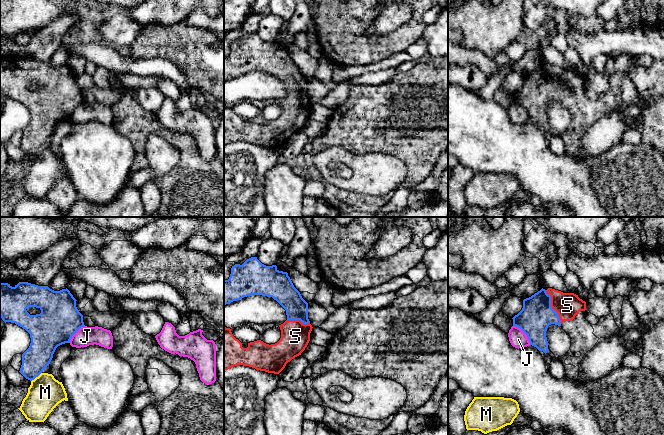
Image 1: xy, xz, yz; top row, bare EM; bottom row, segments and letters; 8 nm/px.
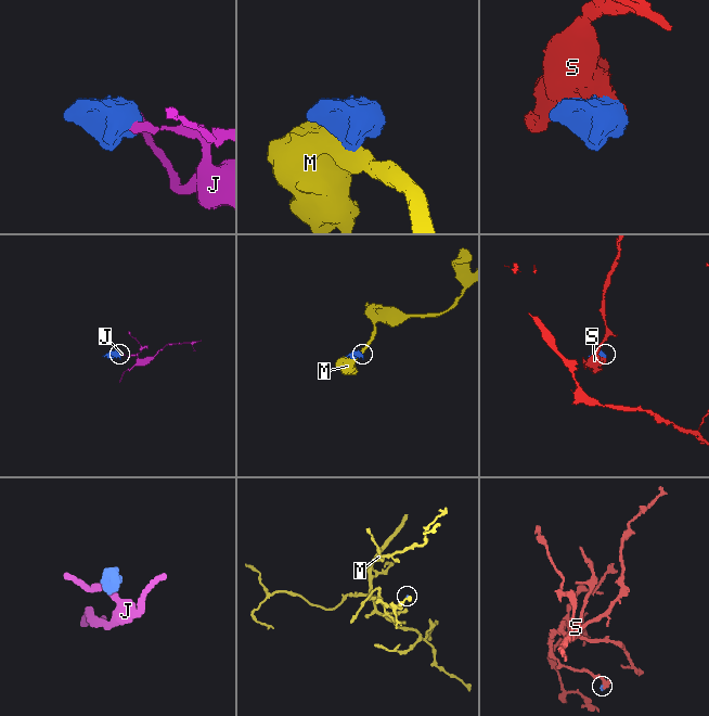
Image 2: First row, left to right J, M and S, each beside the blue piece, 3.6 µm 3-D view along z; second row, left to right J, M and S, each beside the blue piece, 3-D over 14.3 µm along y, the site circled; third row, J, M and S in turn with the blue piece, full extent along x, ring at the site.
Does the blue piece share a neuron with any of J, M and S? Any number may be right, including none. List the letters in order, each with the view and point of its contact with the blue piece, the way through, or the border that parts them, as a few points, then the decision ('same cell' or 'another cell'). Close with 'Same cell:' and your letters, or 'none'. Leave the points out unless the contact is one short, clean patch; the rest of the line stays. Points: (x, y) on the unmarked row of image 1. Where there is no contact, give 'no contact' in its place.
J: contact yz (524, 108); border yz (513, 101), (517, 102), (526, 111), (530, 120); another cell
M: contact xy (36, 152); another cell
S: contact yz (551, 83); same cell
Same cell: S

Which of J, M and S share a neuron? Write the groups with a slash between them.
J / M / S

